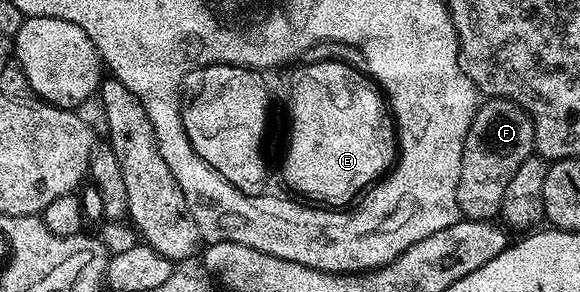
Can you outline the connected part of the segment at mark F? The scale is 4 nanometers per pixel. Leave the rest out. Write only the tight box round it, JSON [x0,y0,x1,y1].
[456,98,536,220]

